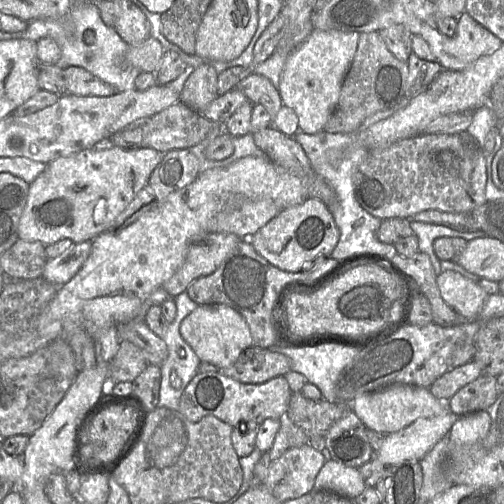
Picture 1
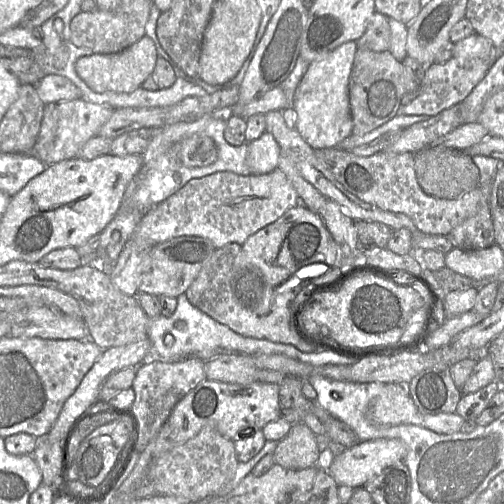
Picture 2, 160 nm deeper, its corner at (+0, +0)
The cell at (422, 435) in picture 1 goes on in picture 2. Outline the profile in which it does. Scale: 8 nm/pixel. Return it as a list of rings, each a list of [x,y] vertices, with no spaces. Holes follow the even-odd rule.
[[[398,439],[359,442],[338,454],[328,473],[338,486],[363,488],[389,466],[404,462],[406,455],[407,447]]]

